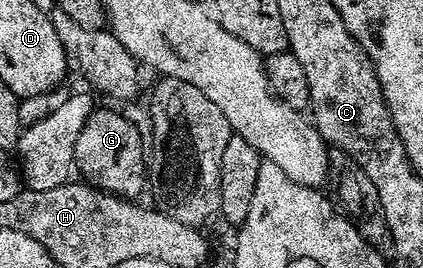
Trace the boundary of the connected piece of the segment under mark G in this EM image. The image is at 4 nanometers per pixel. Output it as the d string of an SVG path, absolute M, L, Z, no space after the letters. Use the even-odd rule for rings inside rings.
M93 109L78 135L74 166L91 185L118 198L139 199L146 190L146 138L124 114L116 110Z

